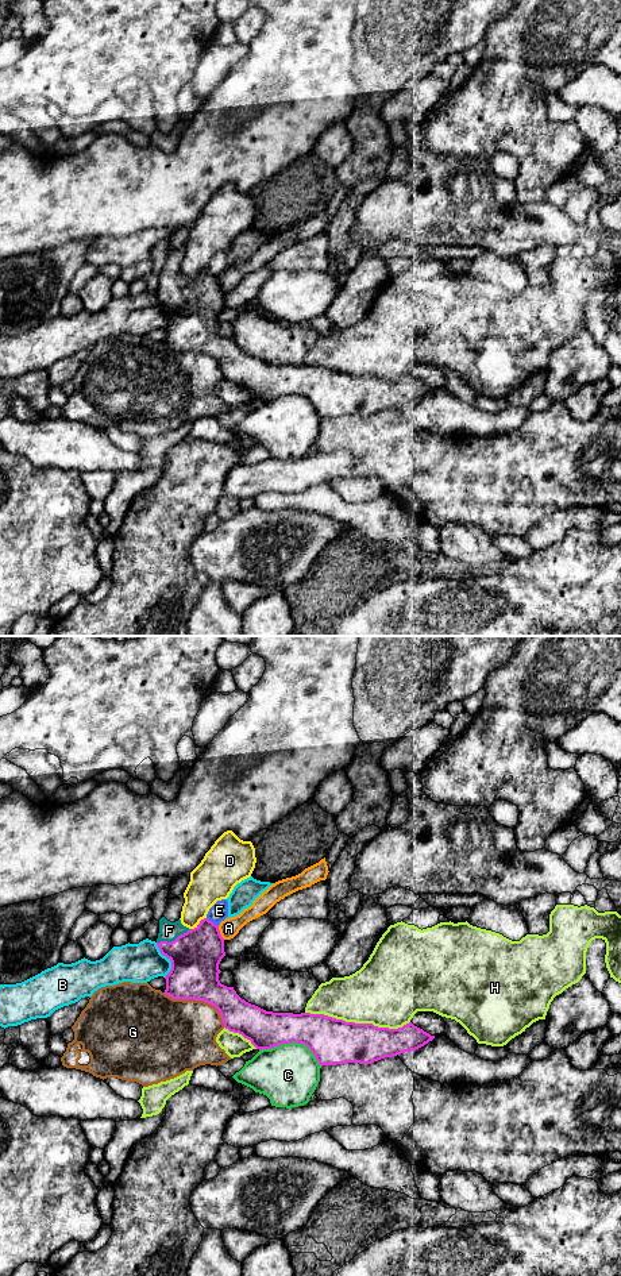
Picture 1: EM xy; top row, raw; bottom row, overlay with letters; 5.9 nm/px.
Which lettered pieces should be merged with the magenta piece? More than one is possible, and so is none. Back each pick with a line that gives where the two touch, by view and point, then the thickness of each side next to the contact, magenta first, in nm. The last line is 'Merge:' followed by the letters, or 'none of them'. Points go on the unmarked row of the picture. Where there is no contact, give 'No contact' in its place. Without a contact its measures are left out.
F: Touches magenta at xy (174, 292). Thickness 300 nm (magenta) against 110 nm
Merge: F

